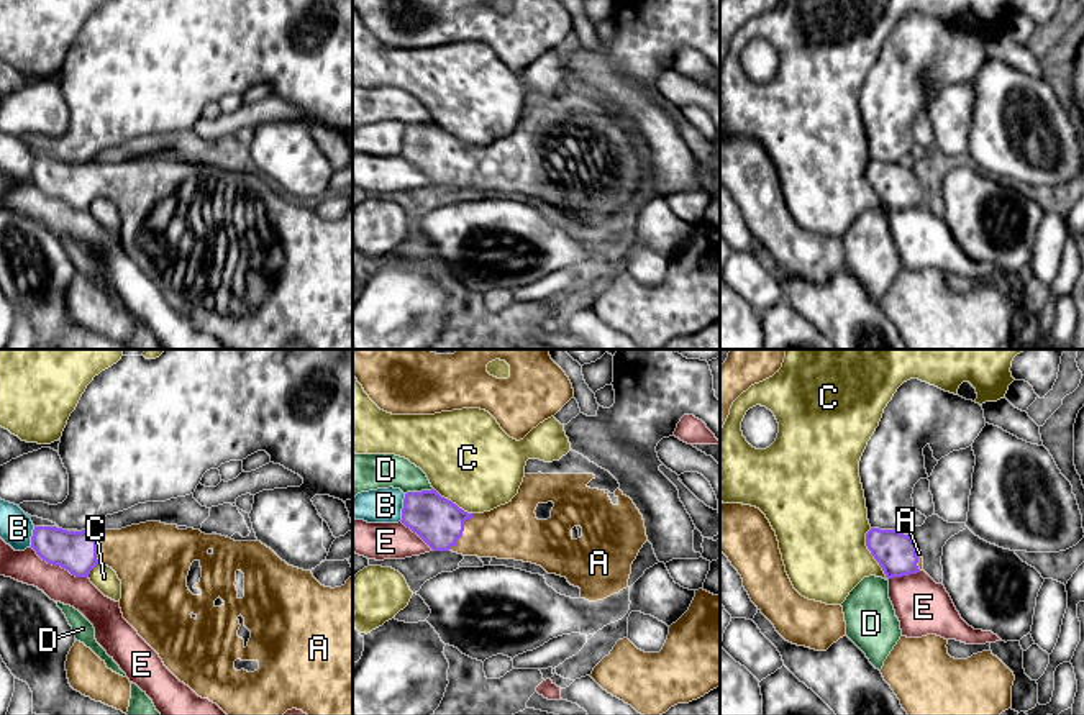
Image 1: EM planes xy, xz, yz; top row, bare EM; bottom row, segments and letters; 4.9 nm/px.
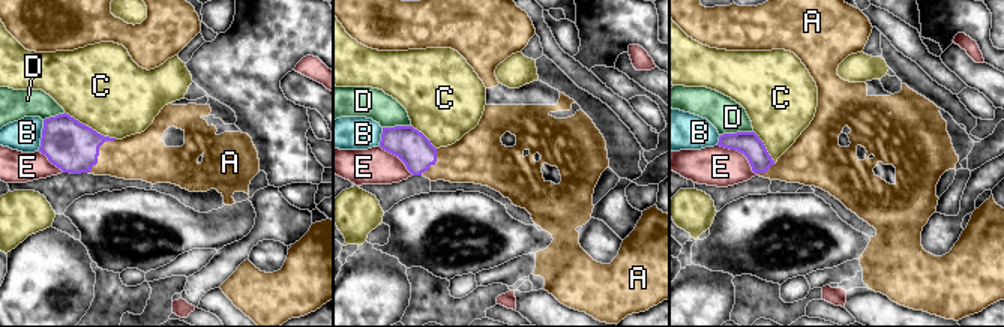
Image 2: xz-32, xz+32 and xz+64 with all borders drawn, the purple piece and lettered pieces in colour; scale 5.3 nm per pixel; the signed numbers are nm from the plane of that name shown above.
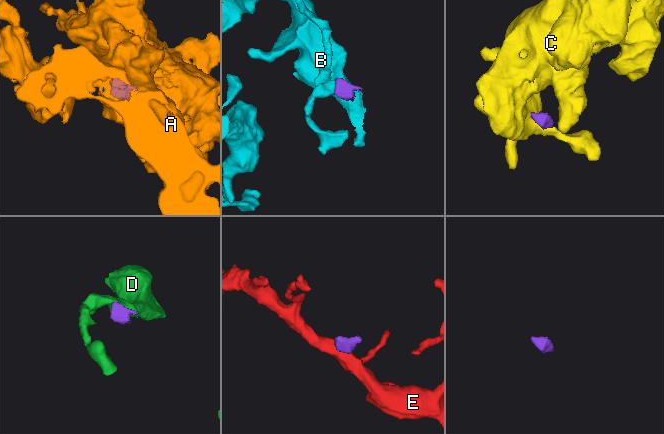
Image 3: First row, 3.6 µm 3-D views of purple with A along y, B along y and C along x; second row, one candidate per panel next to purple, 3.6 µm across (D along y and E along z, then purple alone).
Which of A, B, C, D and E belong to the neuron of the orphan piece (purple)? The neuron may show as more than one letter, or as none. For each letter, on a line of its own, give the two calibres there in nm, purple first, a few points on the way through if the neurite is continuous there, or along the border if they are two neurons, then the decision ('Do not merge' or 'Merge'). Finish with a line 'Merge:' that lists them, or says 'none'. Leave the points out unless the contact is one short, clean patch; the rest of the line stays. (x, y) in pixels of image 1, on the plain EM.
A: Thickness 240 nm (purple) against 280 nm. Path across: xz (438, 154), (448, 161), (463, 163), (509, 164). Merge
B: Thickness 240 nm (purple) against 180 nm. Boundary: xz (405, 127), (399, 153). Do not merge
C: Thickness 200 nm (purple) against 420 nm. Do not merge
D: Thickness 240 nm (purple) against 180 nm. Boundary: xz (432, 120), (405, 127). Do not merge
E: Thickness 200 nm (purple) against 160 nm. Boundary: xy (30, 179), (48, 195), (59, 197), (76, 209), (87, 210). Do not merge
Merge: A

